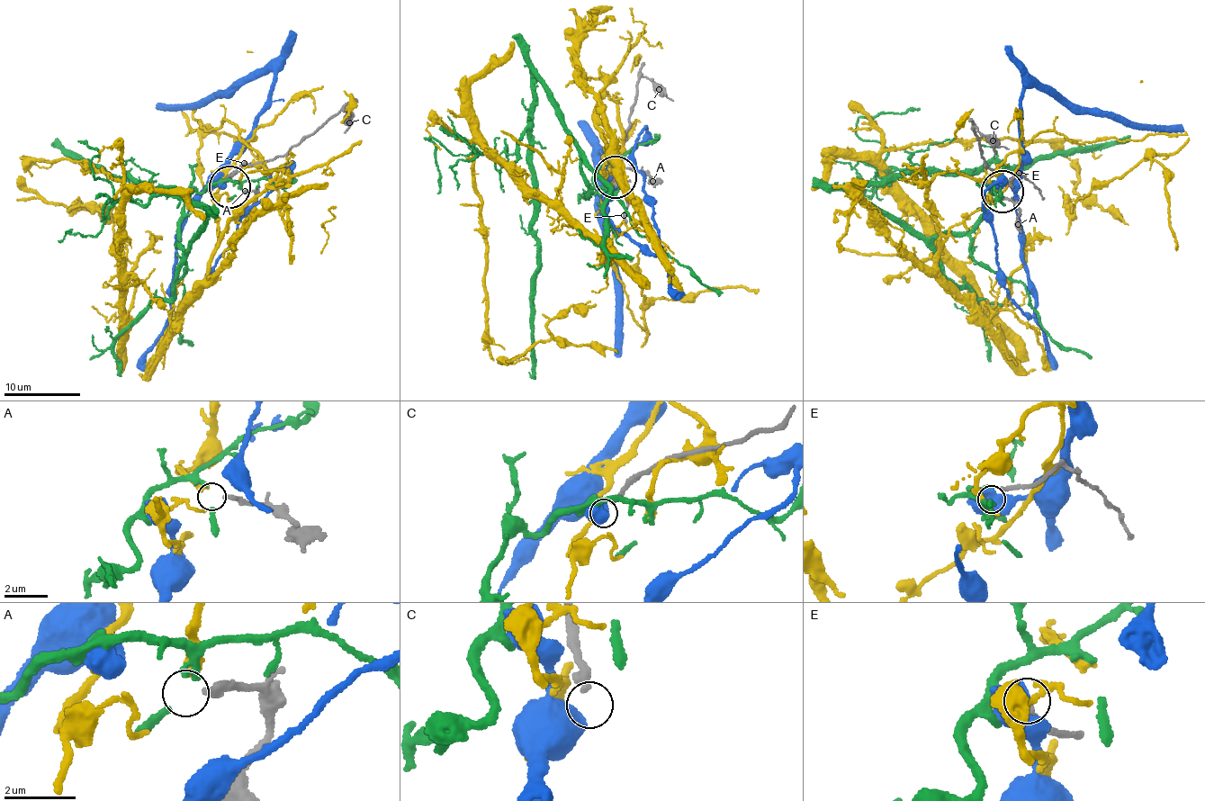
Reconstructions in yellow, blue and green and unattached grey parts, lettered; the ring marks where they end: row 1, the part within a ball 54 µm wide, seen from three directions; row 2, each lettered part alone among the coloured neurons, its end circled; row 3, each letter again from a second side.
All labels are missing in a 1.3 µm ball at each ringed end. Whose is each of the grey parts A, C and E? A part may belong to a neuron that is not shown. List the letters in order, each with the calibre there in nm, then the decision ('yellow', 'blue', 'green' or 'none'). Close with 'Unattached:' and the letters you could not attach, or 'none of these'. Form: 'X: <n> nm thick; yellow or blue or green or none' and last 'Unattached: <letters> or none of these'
A: 220 nm thick; yellow
C: 260 nm thick; none
E: 190 nm thick; none
Unattached: C, E

